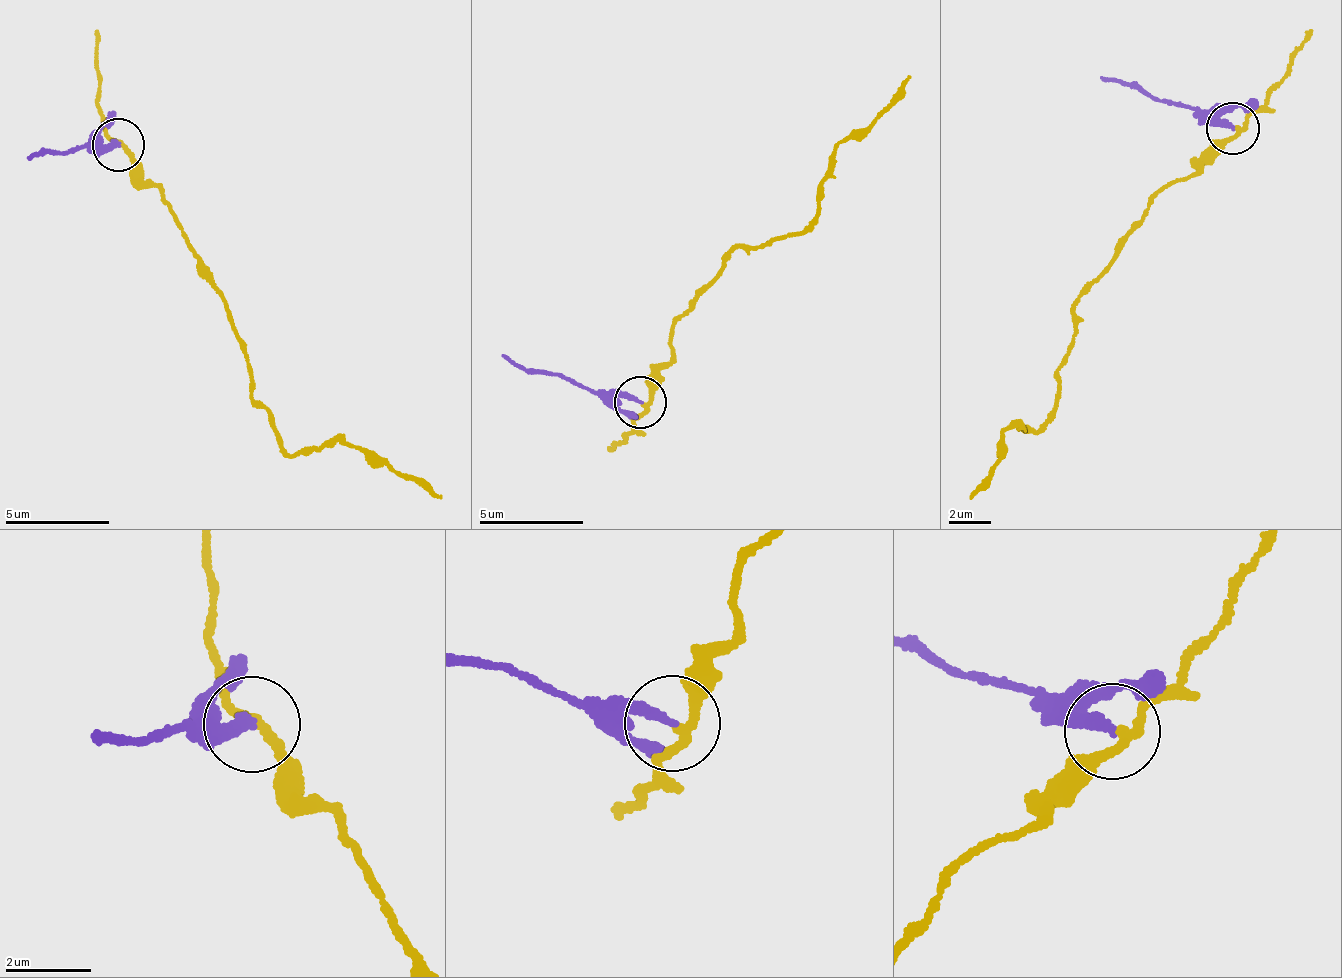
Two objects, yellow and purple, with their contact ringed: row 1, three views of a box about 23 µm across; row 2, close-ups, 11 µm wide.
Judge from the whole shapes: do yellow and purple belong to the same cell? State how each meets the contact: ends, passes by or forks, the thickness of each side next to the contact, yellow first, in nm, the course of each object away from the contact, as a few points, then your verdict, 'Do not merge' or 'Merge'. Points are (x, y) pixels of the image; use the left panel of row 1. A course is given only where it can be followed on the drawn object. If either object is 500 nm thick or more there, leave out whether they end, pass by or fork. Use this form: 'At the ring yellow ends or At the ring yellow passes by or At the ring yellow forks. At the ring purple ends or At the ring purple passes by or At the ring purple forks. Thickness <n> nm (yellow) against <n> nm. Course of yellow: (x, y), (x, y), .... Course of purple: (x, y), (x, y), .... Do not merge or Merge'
At the ring yellow passes by. At the ring purple ends. Thickness 200 nm (yellow) against 220 nm. Course of yellow: (122, 146), (170, 205), (234, 325), (249, 389), (282, 446), (307, 457), (341, 443), (360, 447), (443, 497). Course of purple: (118, 146), (26, 158). Do not merge

